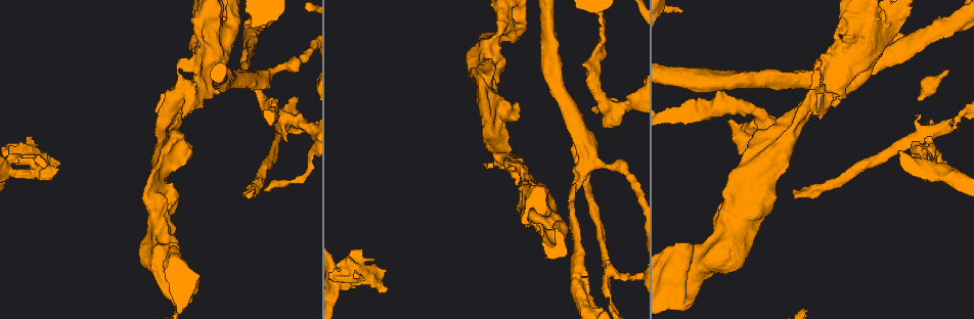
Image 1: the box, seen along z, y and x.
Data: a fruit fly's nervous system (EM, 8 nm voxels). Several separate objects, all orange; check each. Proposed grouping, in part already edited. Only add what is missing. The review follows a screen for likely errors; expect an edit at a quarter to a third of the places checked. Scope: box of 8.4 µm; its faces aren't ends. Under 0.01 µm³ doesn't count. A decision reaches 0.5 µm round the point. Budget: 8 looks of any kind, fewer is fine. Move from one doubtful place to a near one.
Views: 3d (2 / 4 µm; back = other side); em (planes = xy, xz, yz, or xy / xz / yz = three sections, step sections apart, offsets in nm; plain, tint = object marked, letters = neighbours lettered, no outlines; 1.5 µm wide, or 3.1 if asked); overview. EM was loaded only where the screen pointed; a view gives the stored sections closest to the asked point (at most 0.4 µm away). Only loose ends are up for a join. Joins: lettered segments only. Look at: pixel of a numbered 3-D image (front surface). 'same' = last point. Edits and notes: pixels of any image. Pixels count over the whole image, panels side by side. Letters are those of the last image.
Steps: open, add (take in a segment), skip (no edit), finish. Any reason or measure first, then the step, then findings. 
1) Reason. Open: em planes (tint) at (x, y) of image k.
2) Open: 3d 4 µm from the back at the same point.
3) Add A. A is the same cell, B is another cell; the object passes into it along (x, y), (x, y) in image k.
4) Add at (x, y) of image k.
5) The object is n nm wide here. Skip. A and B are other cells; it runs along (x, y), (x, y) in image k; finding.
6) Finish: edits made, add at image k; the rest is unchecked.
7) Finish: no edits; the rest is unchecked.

Branch stops here. Open: 3d 2 µm at (757, 230) of image 1.

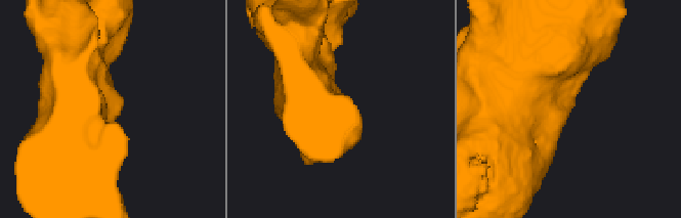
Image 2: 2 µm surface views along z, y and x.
Shape alone is not enough. Open: em yz step 8 (tint) at (117, 110) of image 2.

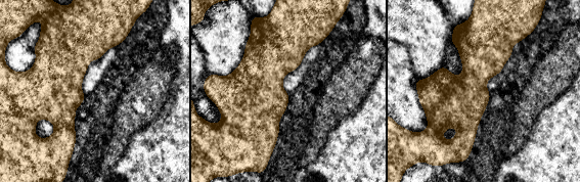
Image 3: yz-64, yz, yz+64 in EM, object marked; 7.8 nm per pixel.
Another direction. Open: em planes (letters) at the same point.

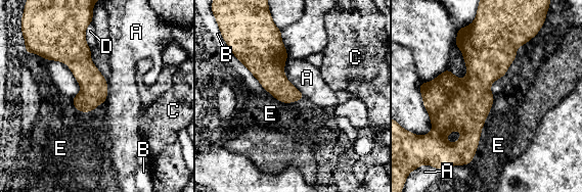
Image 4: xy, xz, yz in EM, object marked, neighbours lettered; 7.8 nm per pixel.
Skip. A, B, C, D and E are other cells; a border runs along (287, 56), (284, 76), (305, 97) in image 4; no lettered segment goes on from it.

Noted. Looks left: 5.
An open end. Open: em planes (letters) at (775, 124) of image 1.

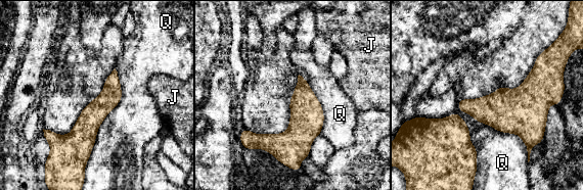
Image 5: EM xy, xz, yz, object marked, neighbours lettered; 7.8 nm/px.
Skip. J and Q are other cells; a border runs along (115, 67), (121, 100), (86, 162) in image 5; none of them fits.

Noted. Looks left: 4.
An open end. Open: em planes (letters) at (606, 36) of image 1.

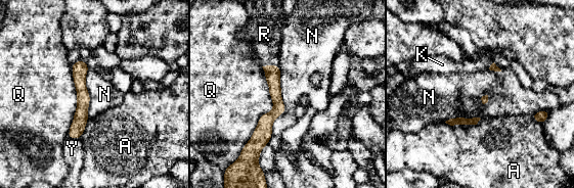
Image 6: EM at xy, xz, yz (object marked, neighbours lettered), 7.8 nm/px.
Add R. R is the same cell, A, K, N, Q and Y are other cells; the object passes into it along (272, 73), (270, 65), (264, 35) in image 6; it goes on there.

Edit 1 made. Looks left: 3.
Finish: edits made, add at image 6; the rest is unchecked.

